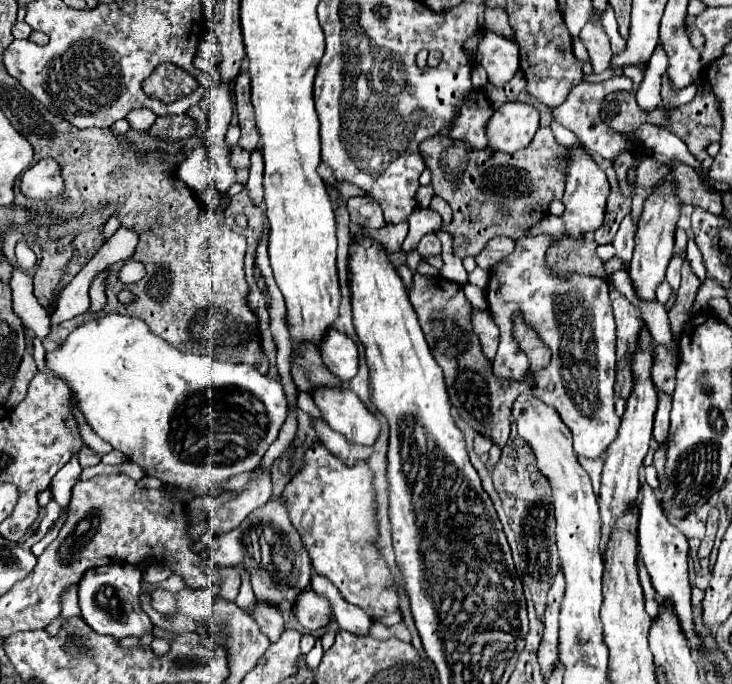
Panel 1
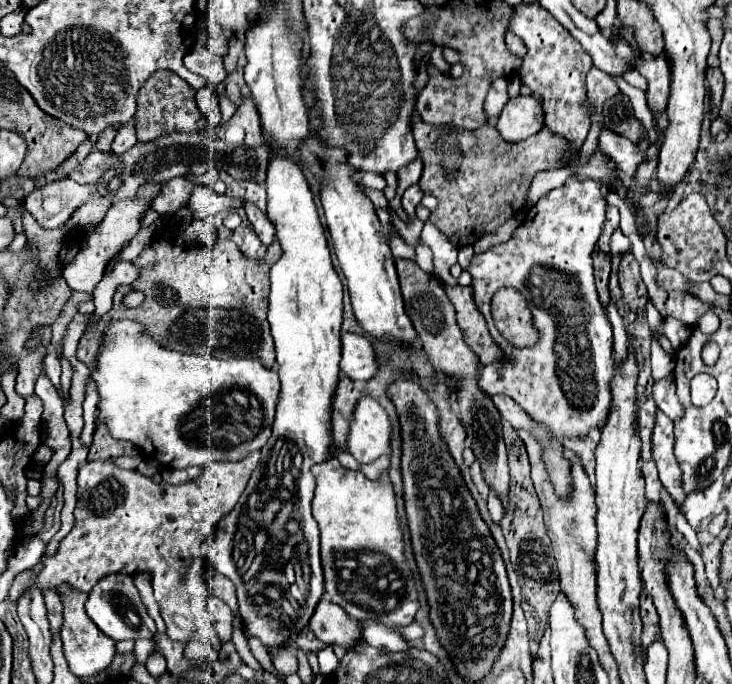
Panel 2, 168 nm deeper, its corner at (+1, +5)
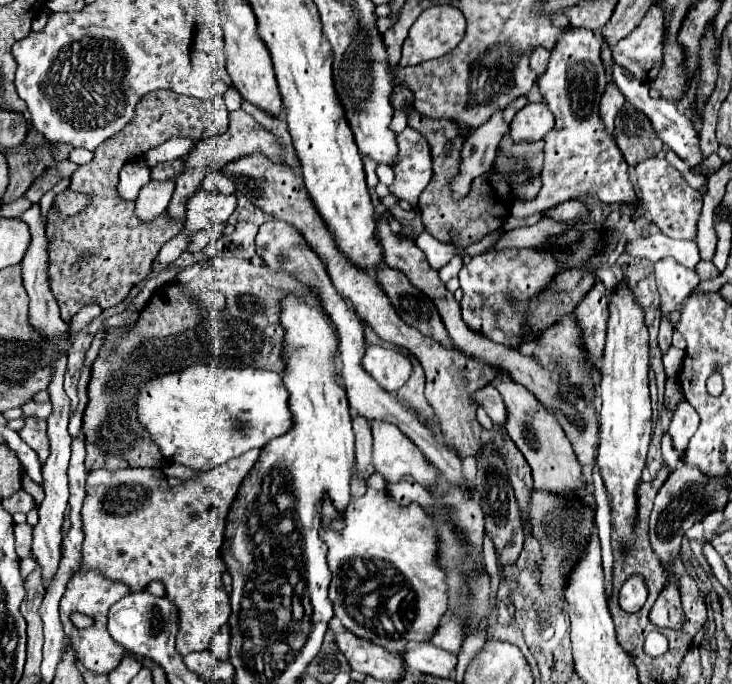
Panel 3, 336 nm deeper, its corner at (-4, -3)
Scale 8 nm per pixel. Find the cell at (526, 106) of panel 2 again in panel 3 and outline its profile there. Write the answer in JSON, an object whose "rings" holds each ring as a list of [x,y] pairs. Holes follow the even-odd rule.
{"rings":[[[527,104],[509,124],[509,136],[515,142],[537,142],[555,126],[555,118],[547,104]]]}

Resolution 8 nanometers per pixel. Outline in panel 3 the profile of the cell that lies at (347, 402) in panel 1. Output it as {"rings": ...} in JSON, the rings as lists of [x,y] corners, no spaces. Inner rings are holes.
{"rings":[[[375,420],[371,422],[371,430],[373,430],[373,464],[377,472],[385,476],[385,480],[401,482],[405,476],[411,476],[425,488],[433,488],[437,484],[435,468],[429,466],[429,460],[423,456],[423,452],[395,424]]]}

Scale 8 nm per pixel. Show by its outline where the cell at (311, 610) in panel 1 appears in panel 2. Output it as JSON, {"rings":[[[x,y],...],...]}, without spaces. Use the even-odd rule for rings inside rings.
{"rings":[[[322,596],[316,604],[308,628],[318,640],[324,640],[326,644],[340,644],[348,648],[348,644],[356,644],[360,640],[360,632],[356,632],[356,620],[352,620],[338,604],[330,602],[326,596]]]}

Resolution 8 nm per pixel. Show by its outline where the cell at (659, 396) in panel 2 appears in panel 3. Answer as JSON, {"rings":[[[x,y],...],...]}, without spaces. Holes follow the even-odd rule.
{"rings":[[[683,400],[677,408],[677,412],[673,414],[673,420],[669,426],[669,436],[671,436],[673,448],[677,450],[679,456],[683,456],[683,452],[687,450],[687,444],[689,444],[691,436],[695,434],[697,426],[699,426],[699,416],[697,416],[695,408],[685,404],[685,400]]]}

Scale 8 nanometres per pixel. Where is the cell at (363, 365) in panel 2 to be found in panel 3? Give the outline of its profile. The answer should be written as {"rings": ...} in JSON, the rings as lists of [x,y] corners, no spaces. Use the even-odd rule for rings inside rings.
{"rings":[[[383,346],[367,348],[363,368],[391,394],[397,392],[413,372],[413,366],[407,354],[395,348],[383,348]]]}

